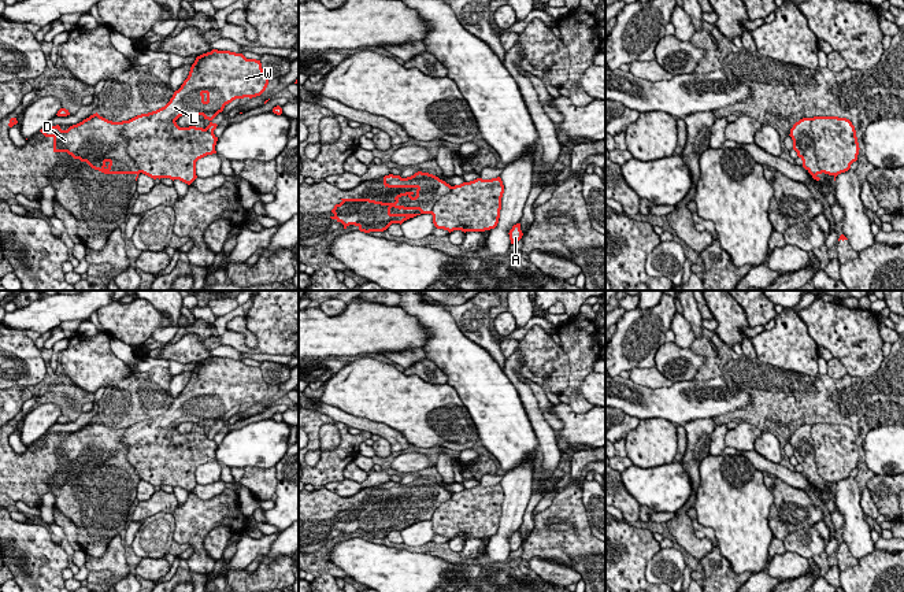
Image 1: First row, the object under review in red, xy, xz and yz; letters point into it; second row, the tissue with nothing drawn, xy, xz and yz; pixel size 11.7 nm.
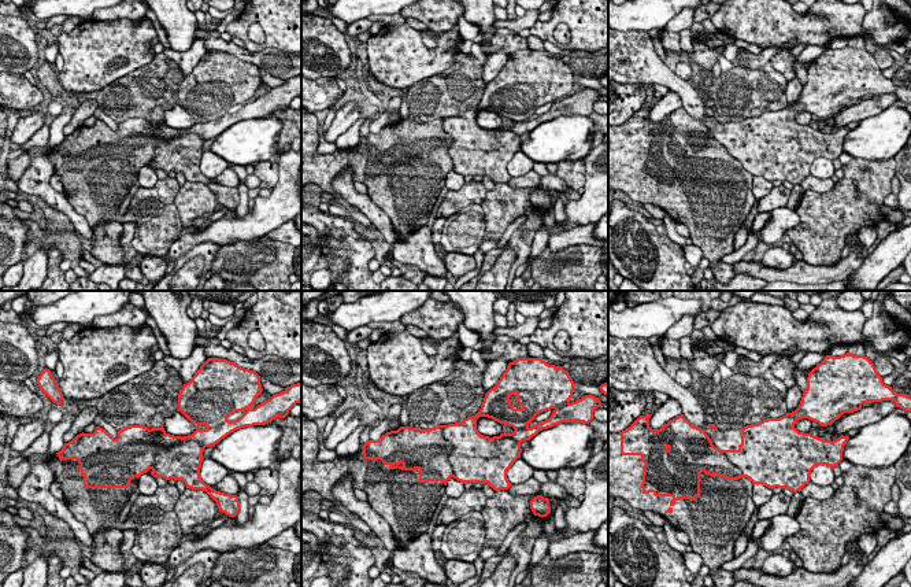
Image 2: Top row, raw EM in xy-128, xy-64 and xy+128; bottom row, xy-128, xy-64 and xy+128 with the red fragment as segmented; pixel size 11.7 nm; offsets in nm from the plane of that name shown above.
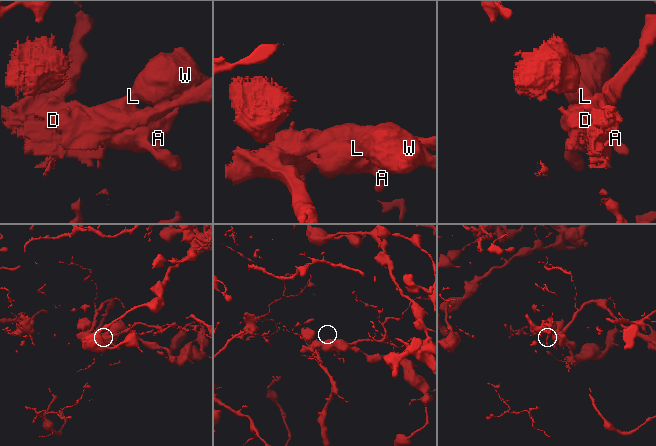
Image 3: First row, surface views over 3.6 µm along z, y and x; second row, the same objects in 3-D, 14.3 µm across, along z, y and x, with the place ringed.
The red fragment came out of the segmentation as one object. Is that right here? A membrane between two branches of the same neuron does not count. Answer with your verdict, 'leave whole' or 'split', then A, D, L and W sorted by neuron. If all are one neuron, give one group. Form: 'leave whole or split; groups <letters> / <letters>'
split; groups A L W / D

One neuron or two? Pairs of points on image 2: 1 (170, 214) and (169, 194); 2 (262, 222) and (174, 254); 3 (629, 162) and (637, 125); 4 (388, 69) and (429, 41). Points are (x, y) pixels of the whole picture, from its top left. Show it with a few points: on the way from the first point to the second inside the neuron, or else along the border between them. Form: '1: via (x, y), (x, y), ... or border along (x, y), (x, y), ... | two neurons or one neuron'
1: border along (171, 203), (166, 207) | two neurons
2: via (240, 228), (226, 228), (221, 232), (196, 237) | one neuron
3: via (637, 152), (637, 135) | one neuron
4: border along (423, 32), (434, 40), (434, 48) | two neurons

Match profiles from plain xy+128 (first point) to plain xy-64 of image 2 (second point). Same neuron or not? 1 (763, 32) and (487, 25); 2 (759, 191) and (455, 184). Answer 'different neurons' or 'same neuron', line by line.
1: different neurons
2: same neuron

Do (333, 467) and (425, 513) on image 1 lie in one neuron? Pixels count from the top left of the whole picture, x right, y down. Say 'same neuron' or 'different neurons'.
same neuron

